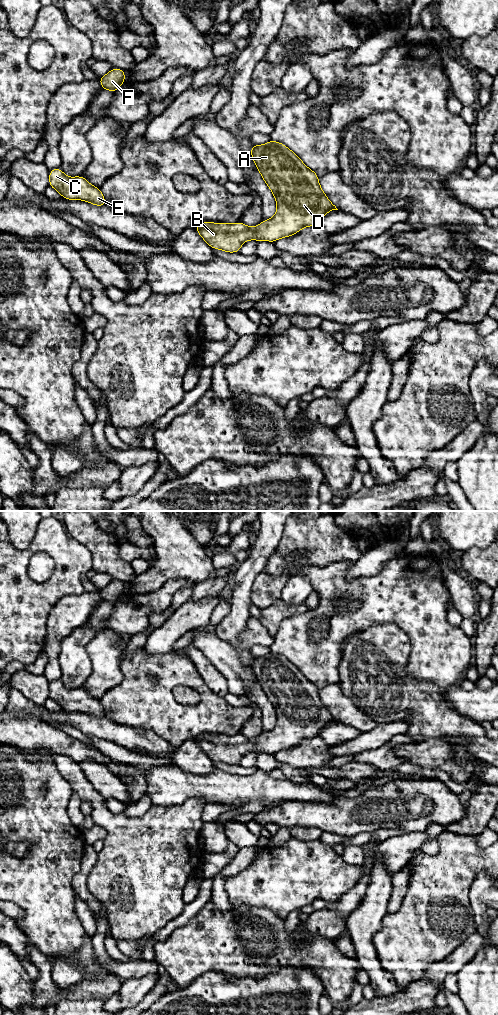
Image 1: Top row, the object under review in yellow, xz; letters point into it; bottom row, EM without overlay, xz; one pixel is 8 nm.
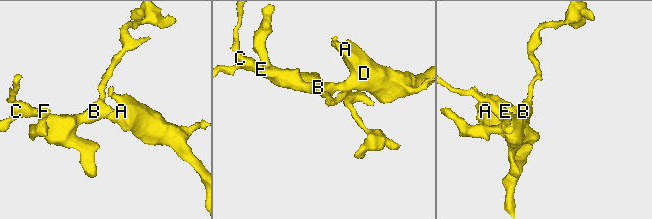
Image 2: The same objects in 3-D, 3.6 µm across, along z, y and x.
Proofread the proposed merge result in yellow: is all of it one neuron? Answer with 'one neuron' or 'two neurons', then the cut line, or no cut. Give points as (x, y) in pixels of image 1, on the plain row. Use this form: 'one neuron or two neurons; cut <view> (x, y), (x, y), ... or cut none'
one neuron; cut none

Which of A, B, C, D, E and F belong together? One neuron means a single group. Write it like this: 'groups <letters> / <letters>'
groups A B C D E F

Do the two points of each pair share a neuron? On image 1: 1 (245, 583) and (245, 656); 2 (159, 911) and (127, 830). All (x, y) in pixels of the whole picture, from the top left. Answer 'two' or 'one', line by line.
1: one
2: one

